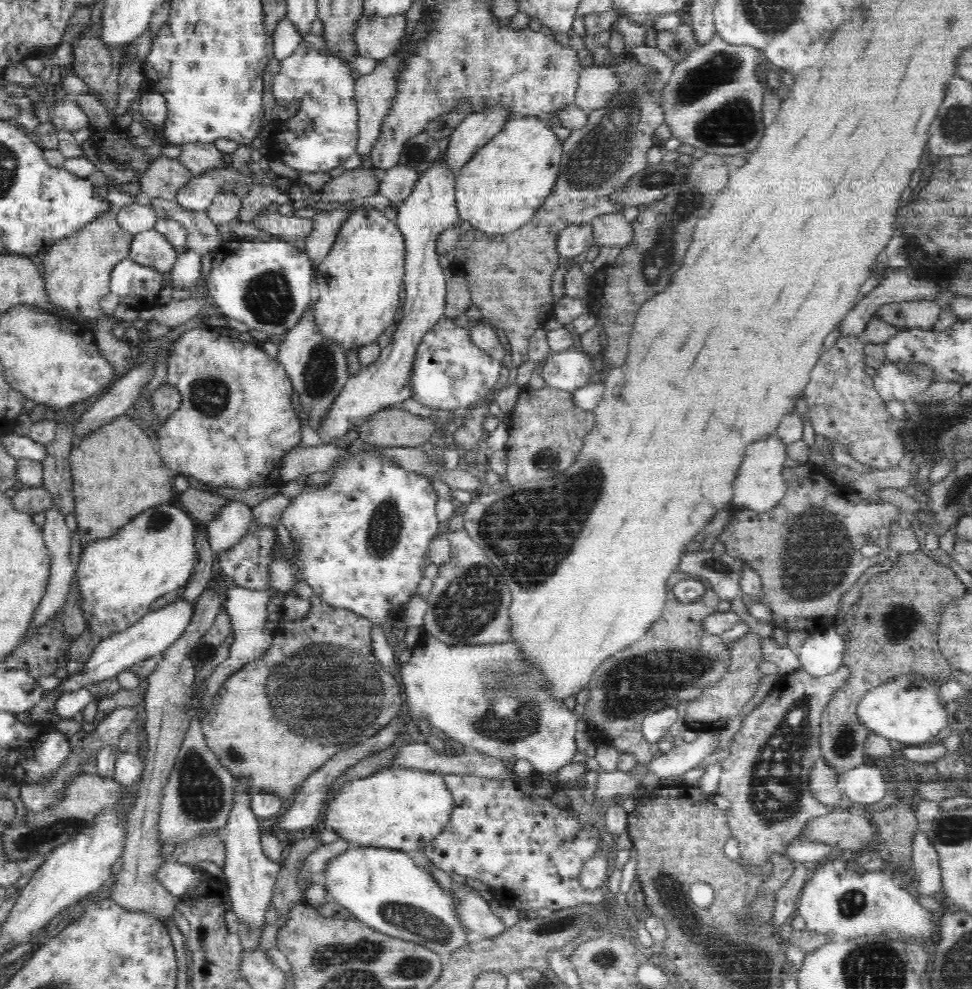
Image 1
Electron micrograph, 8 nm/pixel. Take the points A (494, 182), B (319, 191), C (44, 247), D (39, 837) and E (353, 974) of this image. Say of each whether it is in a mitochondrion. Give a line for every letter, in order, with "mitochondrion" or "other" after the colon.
A: other
B: other
C: other
D: mitochondrion
E: mitochondrion

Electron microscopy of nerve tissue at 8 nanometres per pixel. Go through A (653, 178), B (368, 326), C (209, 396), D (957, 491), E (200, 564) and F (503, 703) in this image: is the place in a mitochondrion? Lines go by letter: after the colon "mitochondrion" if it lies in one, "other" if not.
A: mitochondrion
B: other
C: mitochondrion
D: mitochondrion
E: other
F: mitochondrion

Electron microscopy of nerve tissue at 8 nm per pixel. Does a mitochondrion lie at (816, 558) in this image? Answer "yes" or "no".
yes

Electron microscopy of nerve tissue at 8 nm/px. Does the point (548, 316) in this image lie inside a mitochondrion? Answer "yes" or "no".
no

